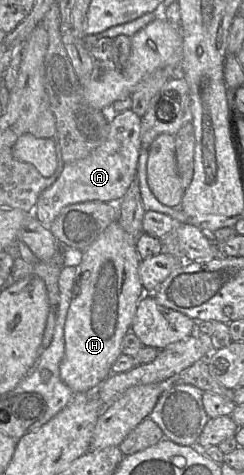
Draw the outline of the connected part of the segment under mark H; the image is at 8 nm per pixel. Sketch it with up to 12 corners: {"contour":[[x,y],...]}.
{"contour":[[118,221],[83,252],[60,378],[111,374],[147,293]]}

